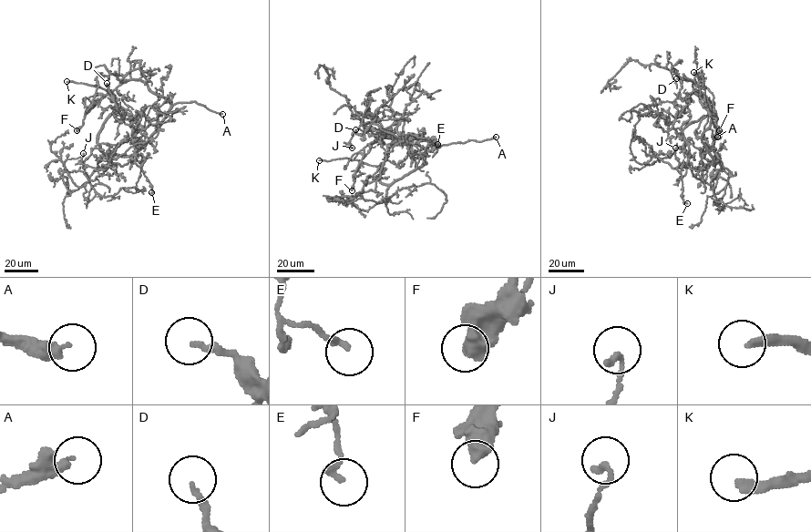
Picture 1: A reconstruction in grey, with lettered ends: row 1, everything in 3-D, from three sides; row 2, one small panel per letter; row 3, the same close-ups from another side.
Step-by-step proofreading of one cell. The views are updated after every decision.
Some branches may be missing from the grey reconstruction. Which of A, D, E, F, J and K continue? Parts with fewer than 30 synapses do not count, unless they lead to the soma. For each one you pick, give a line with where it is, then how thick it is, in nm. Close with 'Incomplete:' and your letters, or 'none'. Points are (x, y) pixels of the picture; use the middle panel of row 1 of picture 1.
A: place (496, 137); calibre 280 nm
Incomplete: A

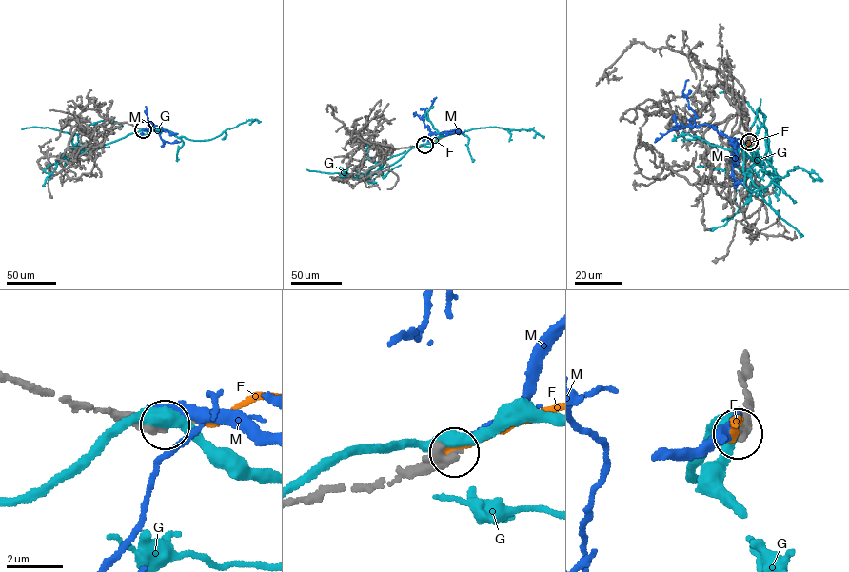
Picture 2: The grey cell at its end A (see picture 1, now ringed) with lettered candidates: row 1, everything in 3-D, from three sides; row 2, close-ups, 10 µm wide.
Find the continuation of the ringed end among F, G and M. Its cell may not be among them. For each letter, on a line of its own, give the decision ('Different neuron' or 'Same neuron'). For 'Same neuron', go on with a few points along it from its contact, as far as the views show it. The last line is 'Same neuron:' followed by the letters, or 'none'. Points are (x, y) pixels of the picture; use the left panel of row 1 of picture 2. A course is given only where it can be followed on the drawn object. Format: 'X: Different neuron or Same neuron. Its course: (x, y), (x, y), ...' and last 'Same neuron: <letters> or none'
F: Different neuron
G: Different neuron
M: Different neuron
Same neuron: none

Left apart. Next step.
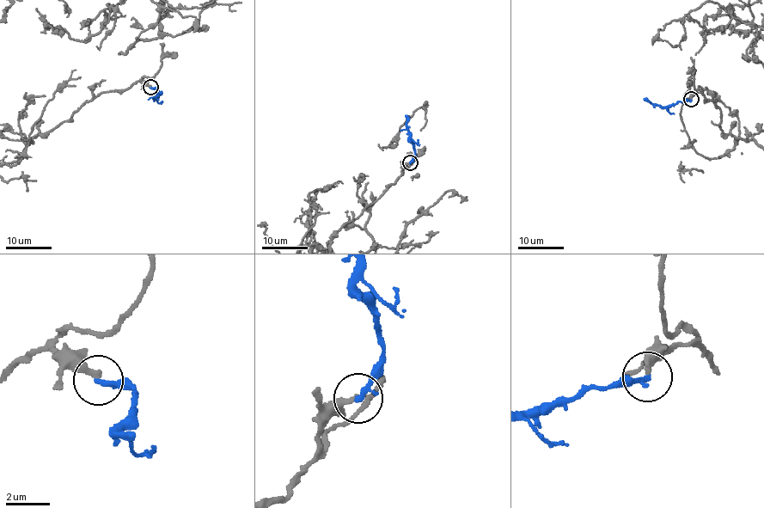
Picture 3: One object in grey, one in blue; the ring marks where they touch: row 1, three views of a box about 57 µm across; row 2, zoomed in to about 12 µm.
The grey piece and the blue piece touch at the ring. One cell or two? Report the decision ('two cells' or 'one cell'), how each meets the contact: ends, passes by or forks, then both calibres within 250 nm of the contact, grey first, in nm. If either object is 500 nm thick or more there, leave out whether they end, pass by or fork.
two cells; grey ends; blue ends; calibres 280 and 260 nm

